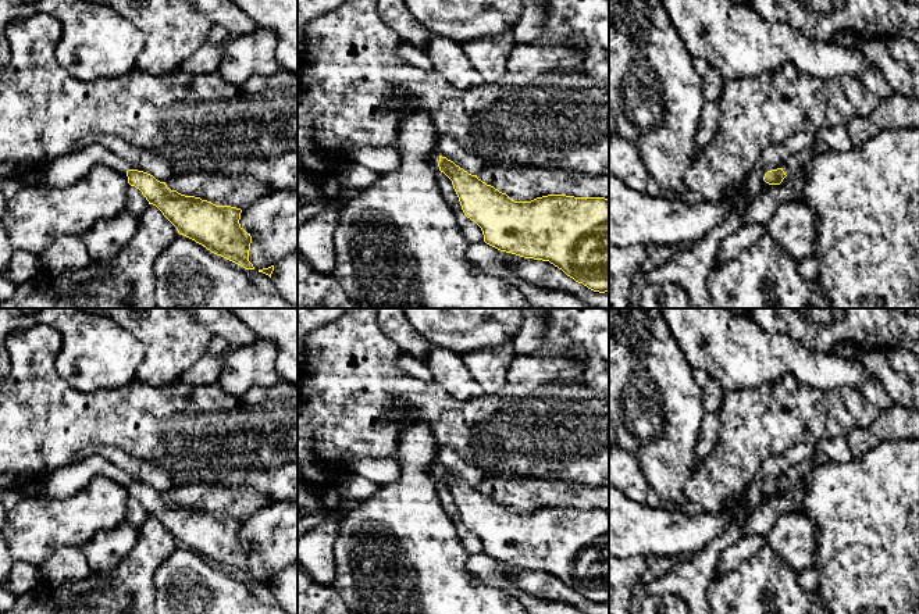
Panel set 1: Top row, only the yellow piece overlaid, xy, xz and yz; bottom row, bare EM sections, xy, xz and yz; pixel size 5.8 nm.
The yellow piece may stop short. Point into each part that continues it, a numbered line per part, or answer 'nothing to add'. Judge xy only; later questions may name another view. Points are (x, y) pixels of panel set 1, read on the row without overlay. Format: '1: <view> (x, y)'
nothing to add

